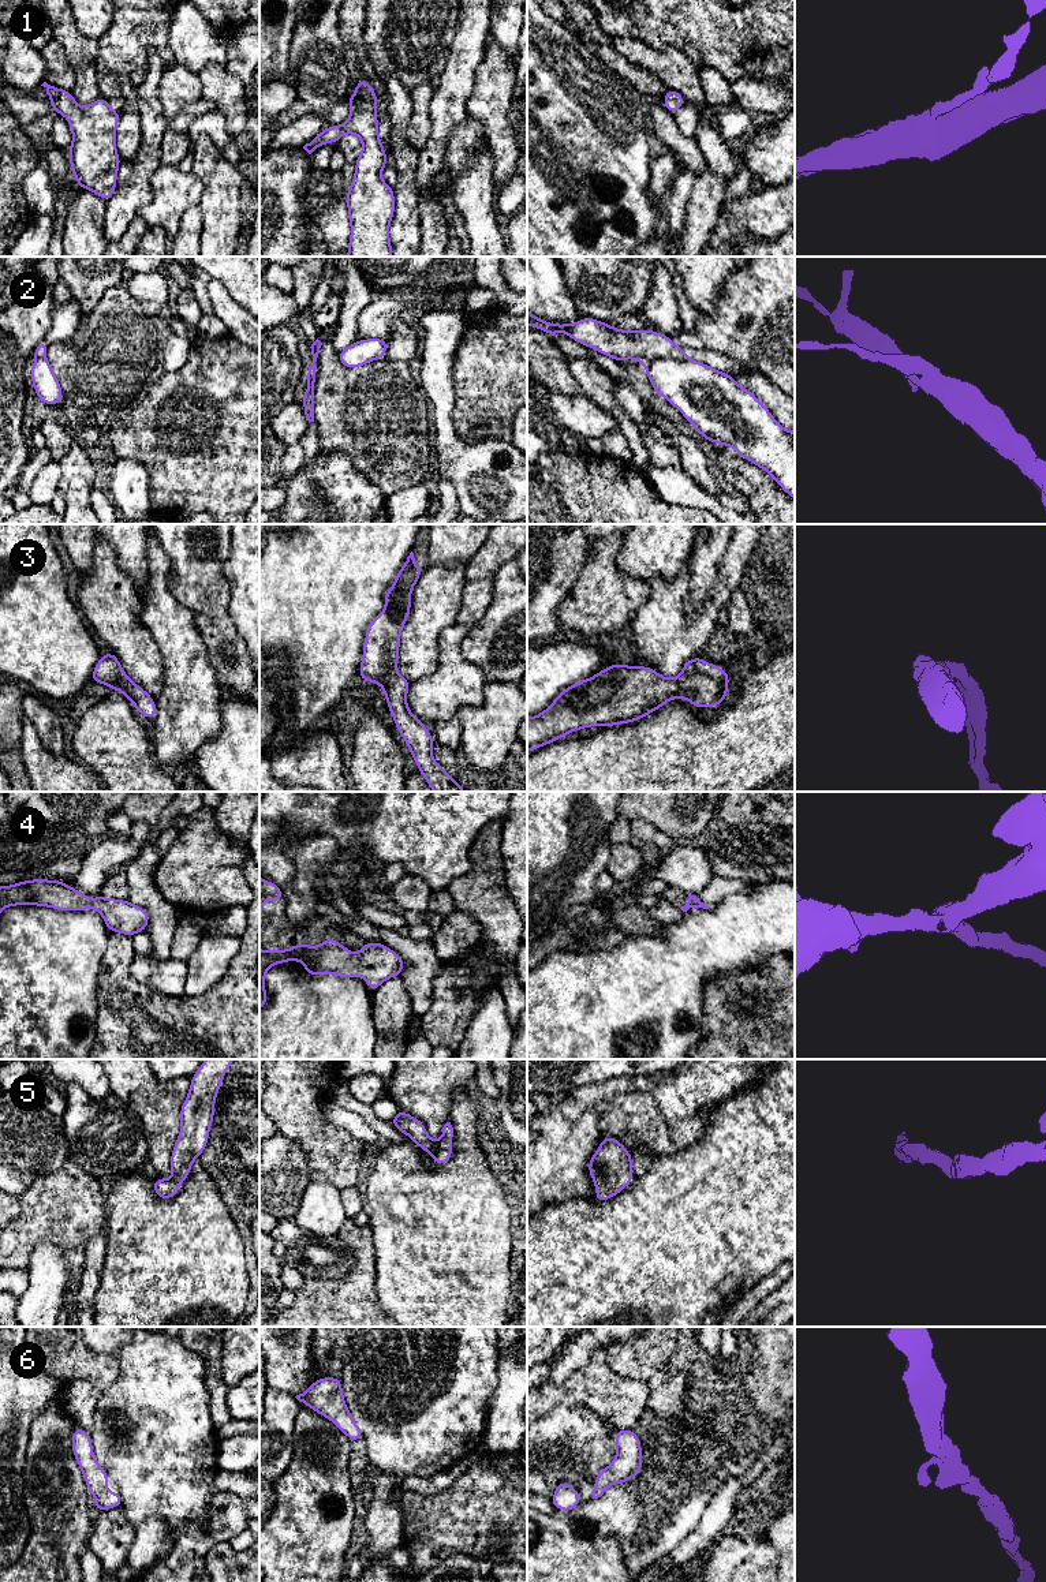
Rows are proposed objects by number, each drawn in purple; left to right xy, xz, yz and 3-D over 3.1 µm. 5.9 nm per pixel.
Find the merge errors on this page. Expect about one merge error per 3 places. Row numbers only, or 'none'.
2

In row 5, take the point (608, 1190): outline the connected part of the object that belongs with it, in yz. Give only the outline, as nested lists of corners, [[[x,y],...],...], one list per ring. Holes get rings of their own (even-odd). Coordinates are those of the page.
[[[605,1136],[589,1162],[589,1173],[597,1188],[595,1200],[606,1201],[634,1181],[632,1155],[617,1140]]]

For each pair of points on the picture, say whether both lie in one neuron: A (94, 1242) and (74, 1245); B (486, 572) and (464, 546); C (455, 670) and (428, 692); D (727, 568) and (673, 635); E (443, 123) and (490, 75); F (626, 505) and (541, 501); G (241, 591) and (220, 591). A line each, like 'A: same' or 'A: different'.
A: different
B: different
C: same
D: same
E: different
F: same
G: different

